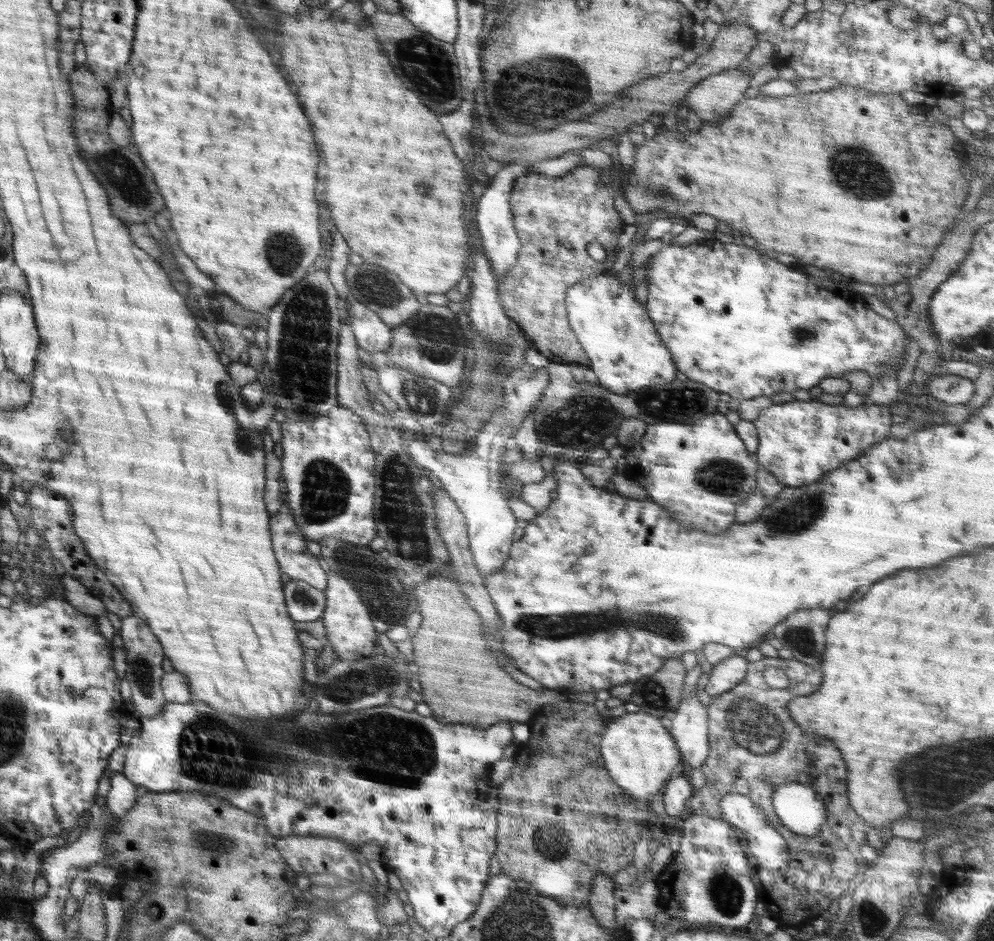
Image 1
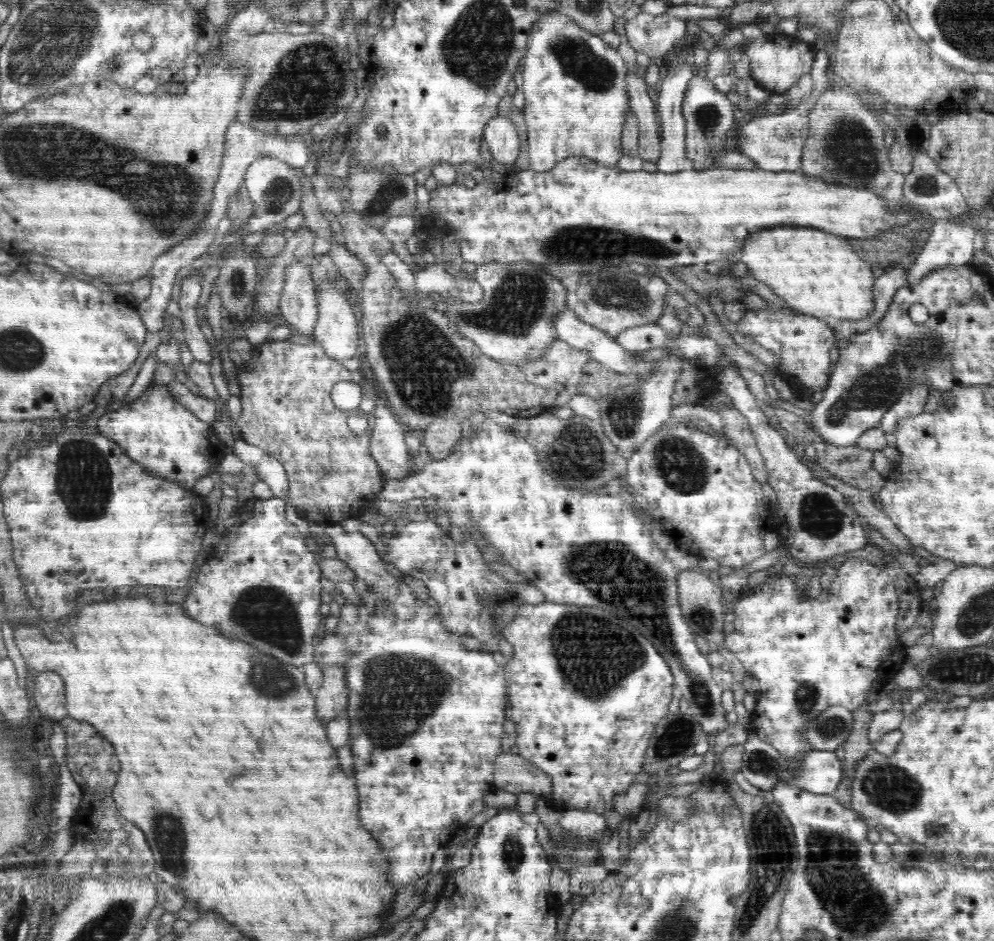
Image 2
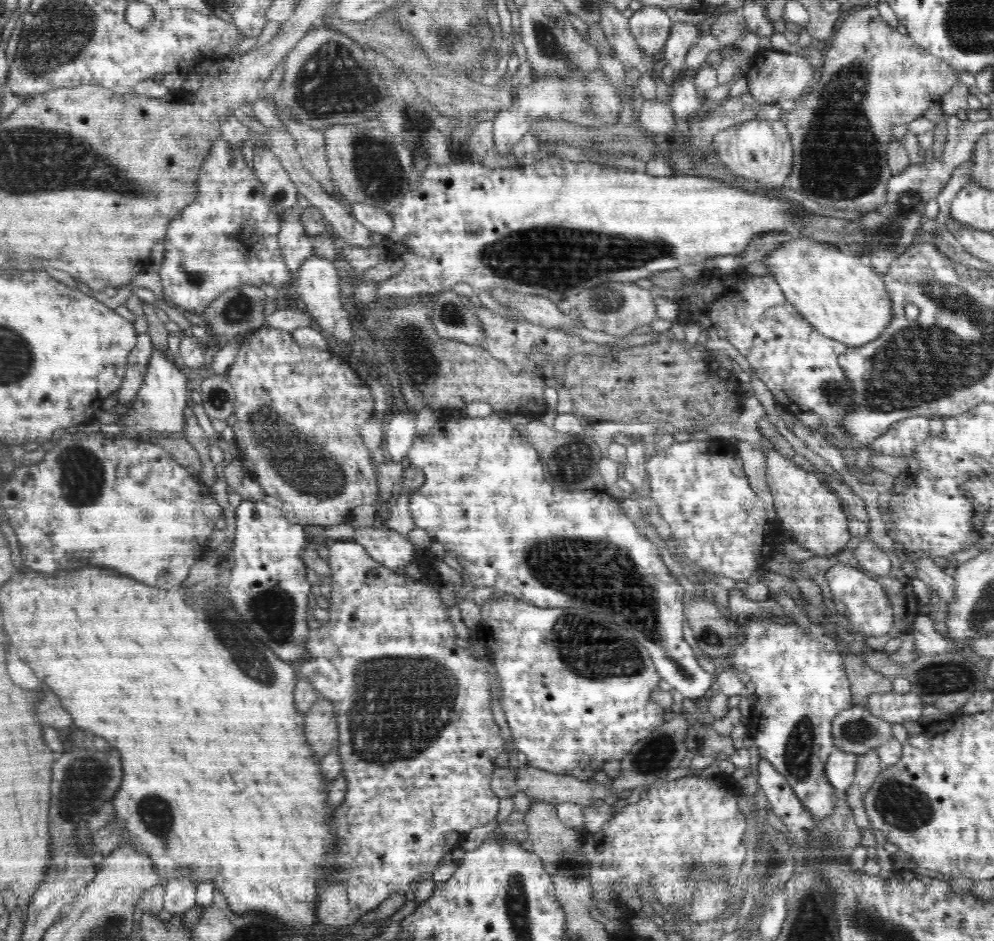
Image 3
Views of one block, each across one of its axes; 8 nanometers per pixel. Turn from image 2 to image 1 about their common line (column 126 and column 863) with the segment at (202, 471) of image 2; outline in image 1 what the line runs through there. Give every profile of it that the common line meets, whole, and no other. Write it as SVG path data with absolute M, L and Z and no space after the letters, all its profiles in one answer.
M820 400L774 403L753 420L759 438L754 457L784 487L811 485L890 436L894 421L887 405L854 408L844 402L830 406Z

